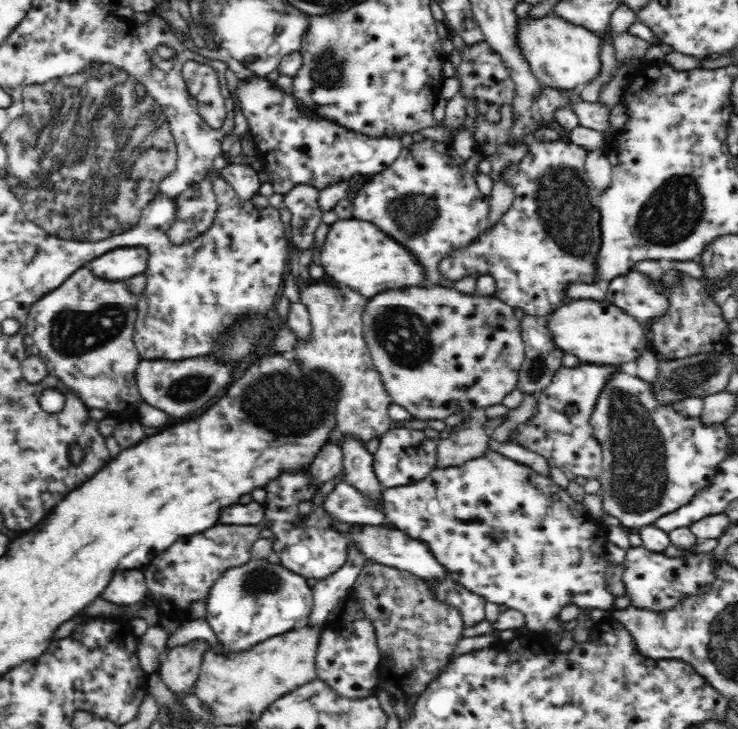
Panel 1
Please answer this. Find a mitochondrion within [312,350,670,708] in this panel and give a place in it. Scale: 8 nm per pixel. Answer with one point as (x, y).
(537, 370)

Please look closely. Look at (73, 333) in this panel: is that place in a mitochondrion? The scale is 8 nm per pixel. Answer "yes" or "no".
yes

